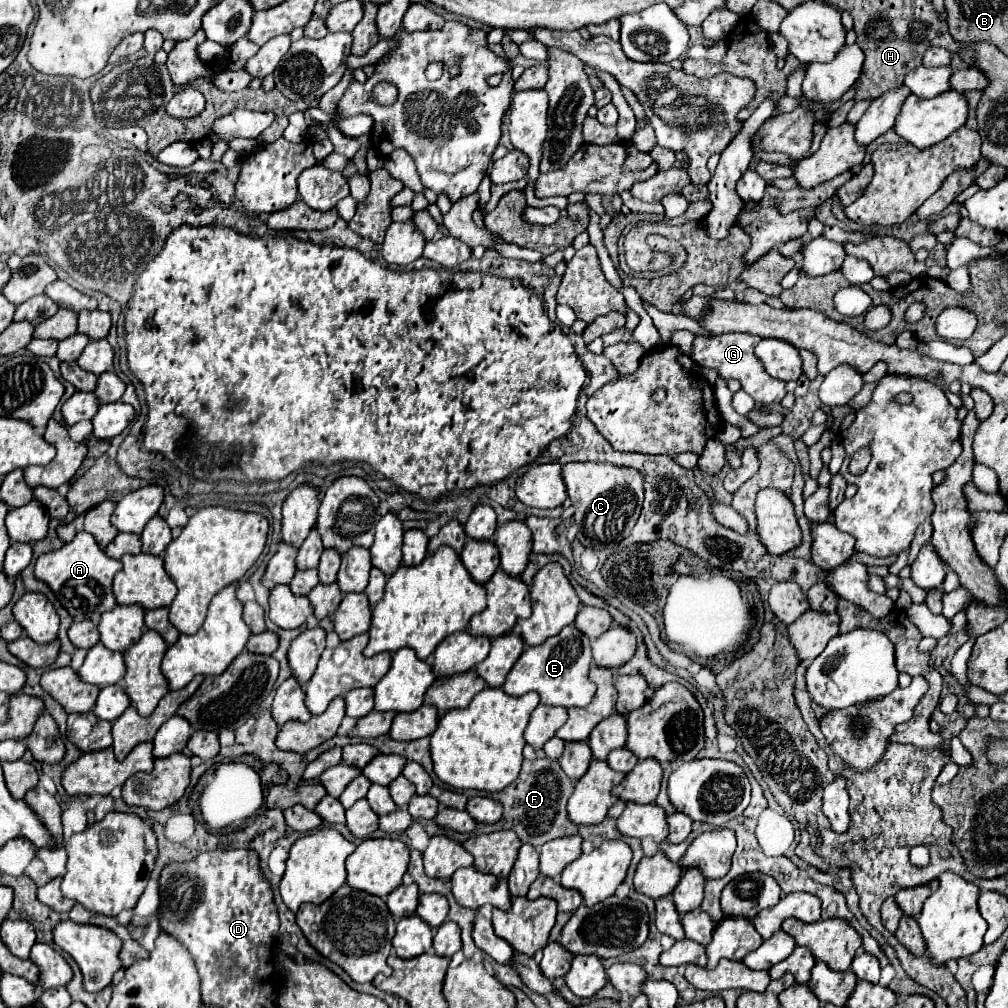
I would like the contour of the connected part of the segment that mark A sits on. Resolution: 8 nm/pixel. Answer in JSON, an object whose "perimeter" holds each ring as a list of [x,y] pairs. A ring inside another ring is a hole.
{"perimeter":[[[78,532],[72,542],[64,544],[58,550],[42,554],[36,560],[34,574],[38,580],[44,580],[54,590],[56,598],[74,620],[94,620],[98,624],[100,616],[116,606],[112,580],[120,568],[120,560],[106,556],[106,552],[96,544],[92,534]]]}

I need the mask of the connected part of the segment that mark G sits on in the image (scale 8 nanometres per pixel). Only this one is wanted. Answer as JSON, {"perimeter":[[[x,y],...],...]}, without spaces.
{"perimeter":[[[730,332],[730,334],[720,334],[720,336],[700,336],[700,334],[696,334],[694,336],[694,342],[692,342],[690,358],[692,358],[692,362],[696,366],[718,370],[718,376],[720,378],[736,378],[736,380],[740,380],[742,388],[756,402],[762,402],[762,404],[778,404],[784,398],[784,394],[786,394],[786,390],[784,390],[786,382],[772,378],[764,370],[764,364],[754,354],[754,348],[756,348],[756,344],[760,340],[762,340],[760,336],[748,334],[748,332]]]}

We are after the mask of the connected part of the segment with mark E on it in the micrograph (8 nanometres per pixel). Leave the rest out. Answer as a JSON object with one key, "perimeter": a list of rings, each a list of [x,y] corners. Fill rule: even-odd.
{"perimeter":[[[568,624],[560,634],[548,638],[540,646],[528,646],[518,662],[514,664],[512,672],[506,676],[506,682],[502,690],[506,690],[510,696],[520,696],[530,690],[540,694],[542,704],[550,706],[588,706],[596,686],[588,680],[588,670],[592,664],[592,650],[590,650],[590,640],[584,636],[574,624]]]}

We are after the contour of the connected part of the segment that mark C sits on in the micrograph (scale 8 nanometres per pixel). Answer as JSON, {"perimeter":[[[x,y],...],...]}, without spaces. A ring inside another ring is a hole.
{"perimeter":[[[570,462],[562,466],[562,478],[574,506],[578,540],[596,550],[612,548],[630,536],[644,500],[644,476],[636,468],[624,468],[610,462]]]}

